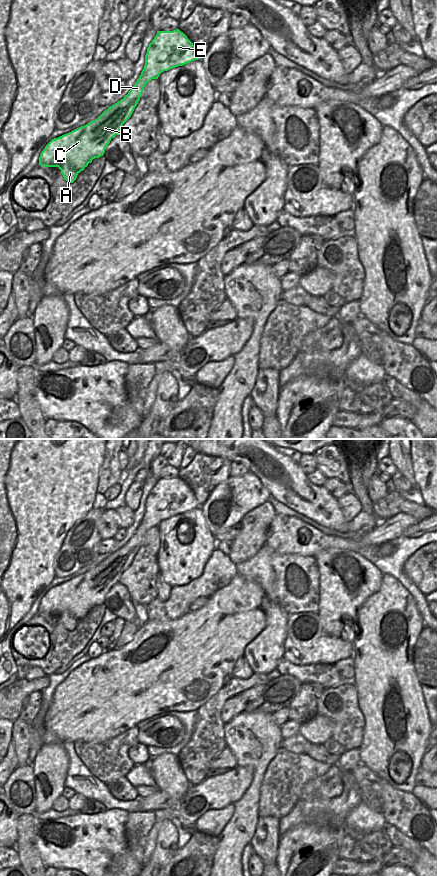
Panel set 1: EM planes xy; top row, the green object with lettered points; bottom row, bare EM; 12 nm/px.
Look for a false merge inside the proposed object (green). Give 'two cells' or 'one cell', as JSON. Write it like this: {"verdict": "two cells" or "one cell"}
{"verdict": "one cell"}

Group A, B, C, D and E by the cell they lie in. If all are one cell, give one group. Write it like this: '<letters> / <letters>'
A B C D E

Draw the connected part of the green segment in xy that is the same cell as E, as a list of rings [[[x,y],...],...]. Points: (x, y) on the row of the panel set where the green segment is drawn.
[[[179,29],[157,31],[147,48],[141,75],[128,94],[97,119],[52,139],[41,152],[39,165],[58,167],[64,179],[73,183],[93,159],[104,155],[111,139],[120,135],[123,124],[131,117],[148,82],[158,79],[164,71],[198,59],[193,43]]]

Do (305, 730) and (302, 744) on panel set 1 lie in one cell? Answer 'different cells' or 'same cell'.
different cells

